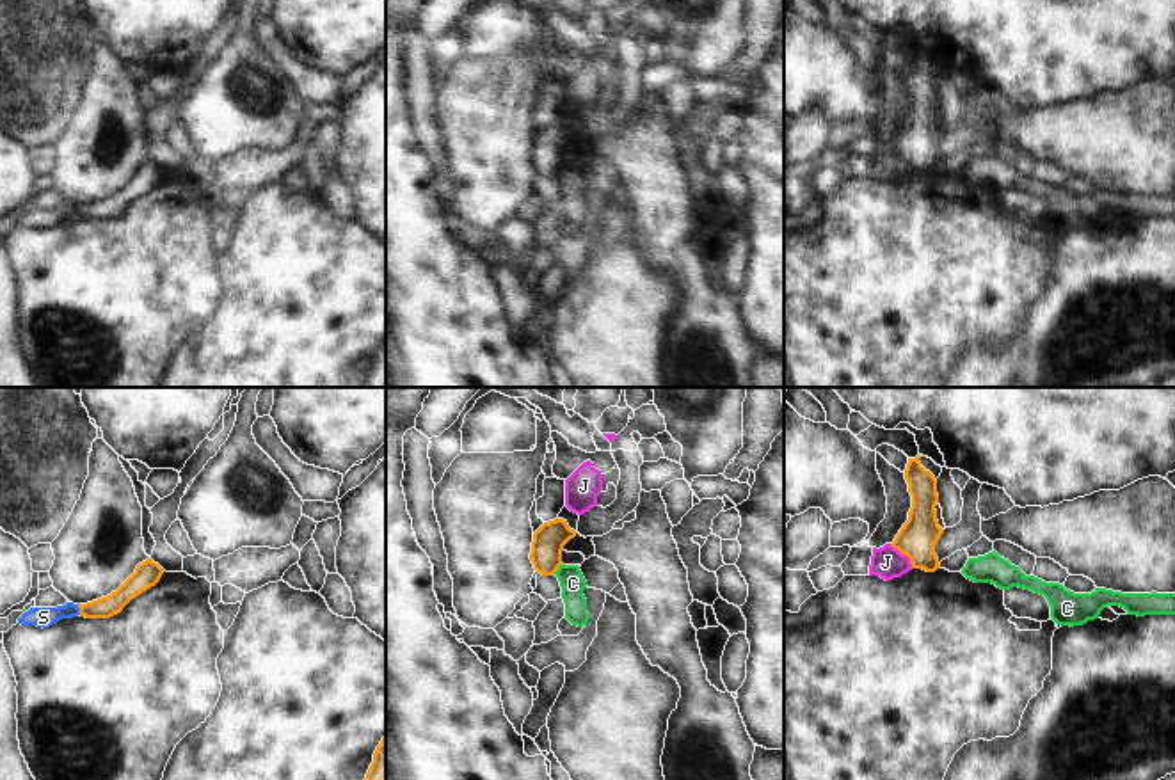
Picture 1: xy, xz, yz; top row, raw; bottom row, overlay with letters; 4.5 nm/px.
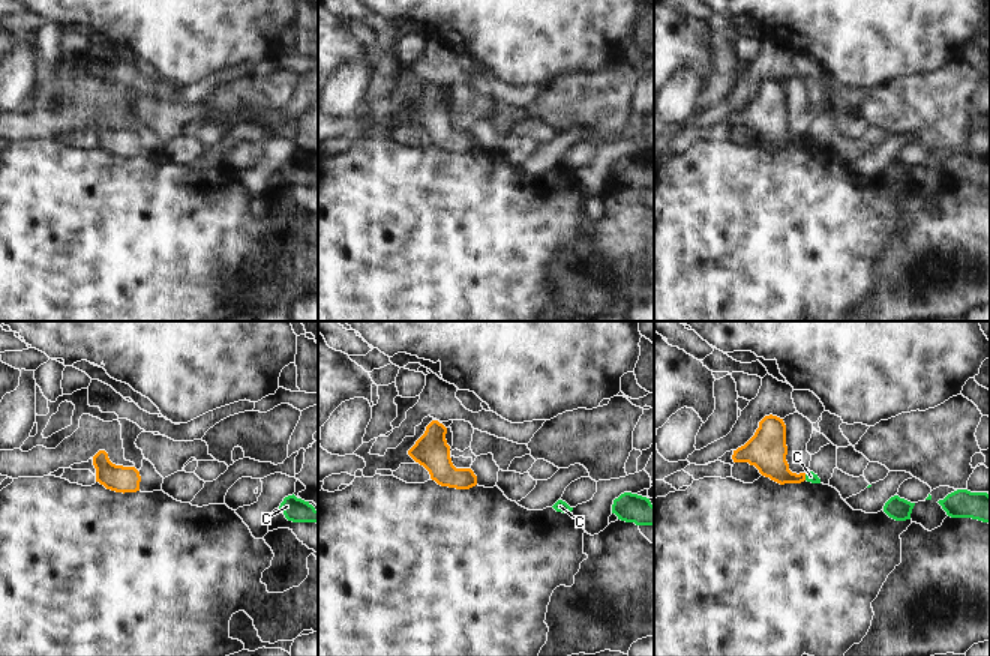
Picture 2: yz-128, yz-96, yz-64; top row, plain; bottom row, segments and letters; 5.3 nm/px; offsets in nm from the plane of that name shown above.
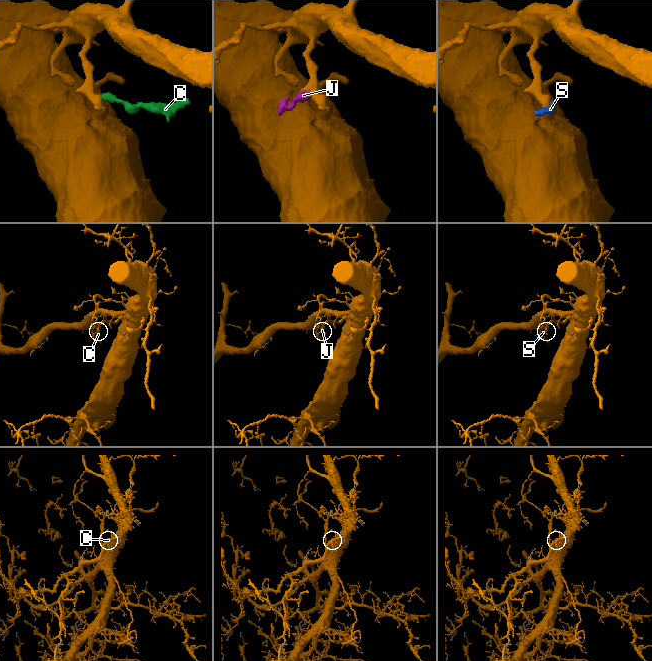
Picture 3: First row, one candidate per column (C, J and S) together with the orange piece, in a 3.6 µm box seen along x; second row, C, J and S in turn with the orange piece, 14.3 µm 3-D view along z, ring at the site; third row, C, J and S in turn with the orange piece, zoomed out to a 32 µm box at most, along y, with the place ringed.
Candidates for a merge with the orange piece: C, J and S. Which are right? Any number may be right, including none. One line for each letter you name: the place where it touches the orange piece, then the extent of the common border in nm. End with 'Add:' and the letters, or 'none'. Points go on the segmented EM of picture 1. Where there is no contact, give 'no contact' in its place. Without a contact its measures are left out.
Add: none

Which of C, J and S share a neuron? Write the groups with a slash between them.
C J S

